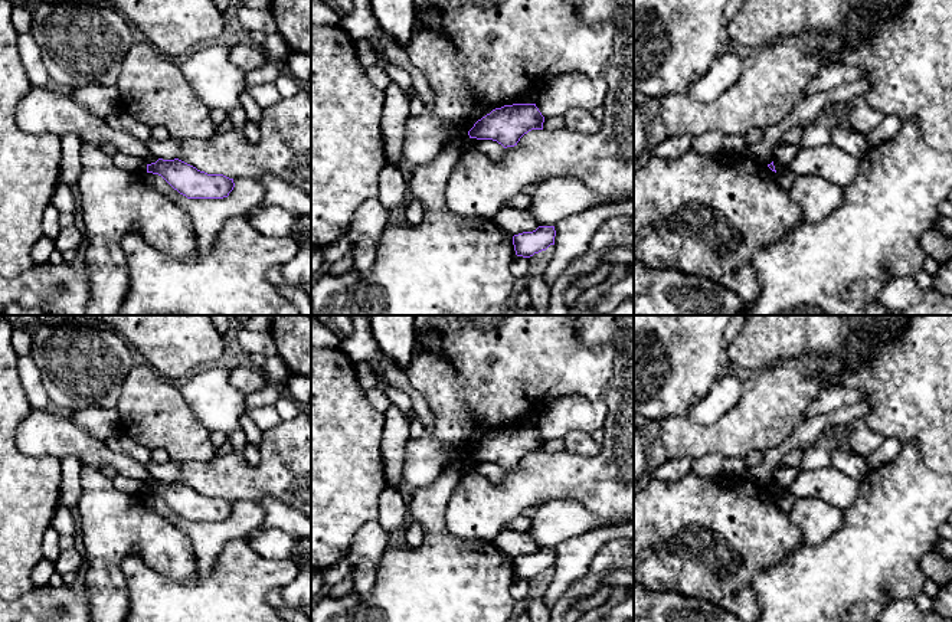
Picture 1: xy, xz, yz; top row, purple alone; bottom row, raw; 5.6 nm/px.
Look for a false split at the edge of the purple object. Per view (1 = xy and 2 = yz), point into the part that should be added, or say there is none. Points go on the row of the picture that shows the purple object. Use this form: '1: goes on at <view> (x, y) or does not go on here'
1: does not go on here
2: does not go on here

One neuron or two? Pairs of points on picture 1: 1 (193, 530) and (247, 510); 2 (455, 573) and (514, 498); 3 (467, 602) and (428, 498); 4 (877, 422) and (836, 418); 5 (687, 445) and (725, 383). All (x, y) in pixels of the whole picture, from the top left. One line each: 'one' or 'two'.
1: one
2: two
3: one
4: two
5: two

